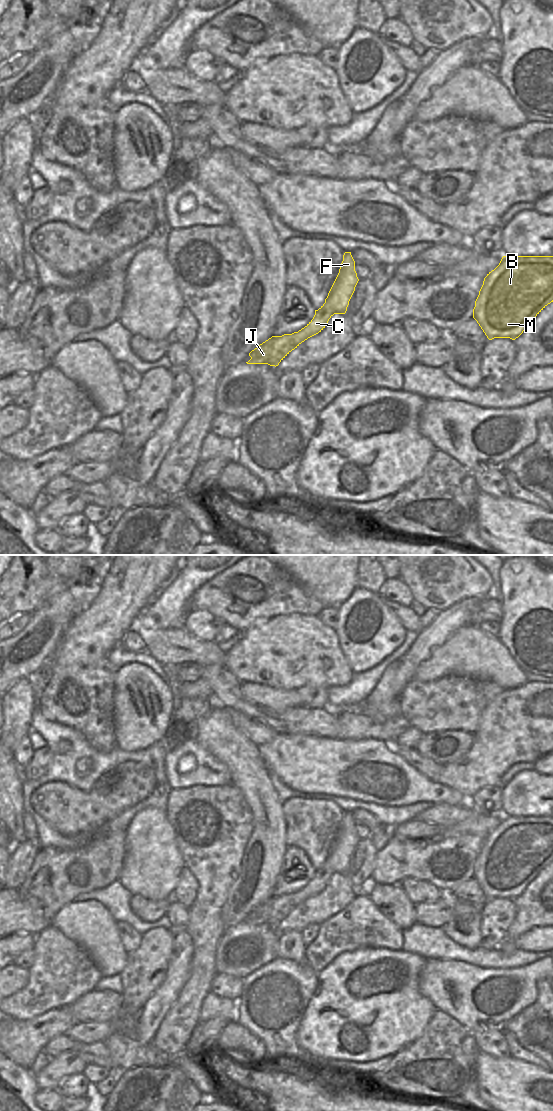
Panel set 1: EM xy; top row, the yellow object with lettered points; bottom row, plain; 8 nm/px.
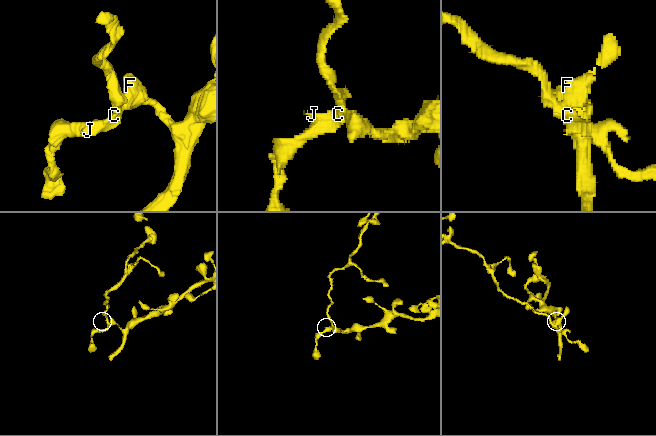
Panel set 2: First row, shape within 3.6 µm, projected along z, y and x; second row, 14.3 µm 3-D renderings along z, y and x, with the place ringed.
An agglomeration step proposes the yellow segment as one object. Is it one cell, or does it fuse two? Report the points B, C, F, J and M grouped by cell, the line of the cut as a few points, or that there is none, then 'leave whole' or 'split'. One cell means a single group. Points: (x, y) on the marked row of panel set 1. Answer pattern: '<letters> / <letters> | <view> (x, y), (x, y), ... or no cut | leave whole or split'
B F M / C J | xy (327, 296), (335, 313) | split

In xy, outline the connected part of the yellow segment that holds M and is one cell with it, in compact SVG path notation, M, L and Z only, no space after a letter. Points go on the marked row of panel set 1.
M503 256L499 265L484 278L475 301L473 318L489 340L494 338L515 340L551 302L553 302L553 256Z

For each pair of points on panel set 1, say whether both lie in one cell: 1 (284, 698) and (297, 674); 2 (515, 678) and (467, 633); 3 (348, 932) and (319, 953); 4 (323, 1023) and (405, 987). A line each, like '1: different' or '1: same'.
1: different
2: same
3: same
4: same

